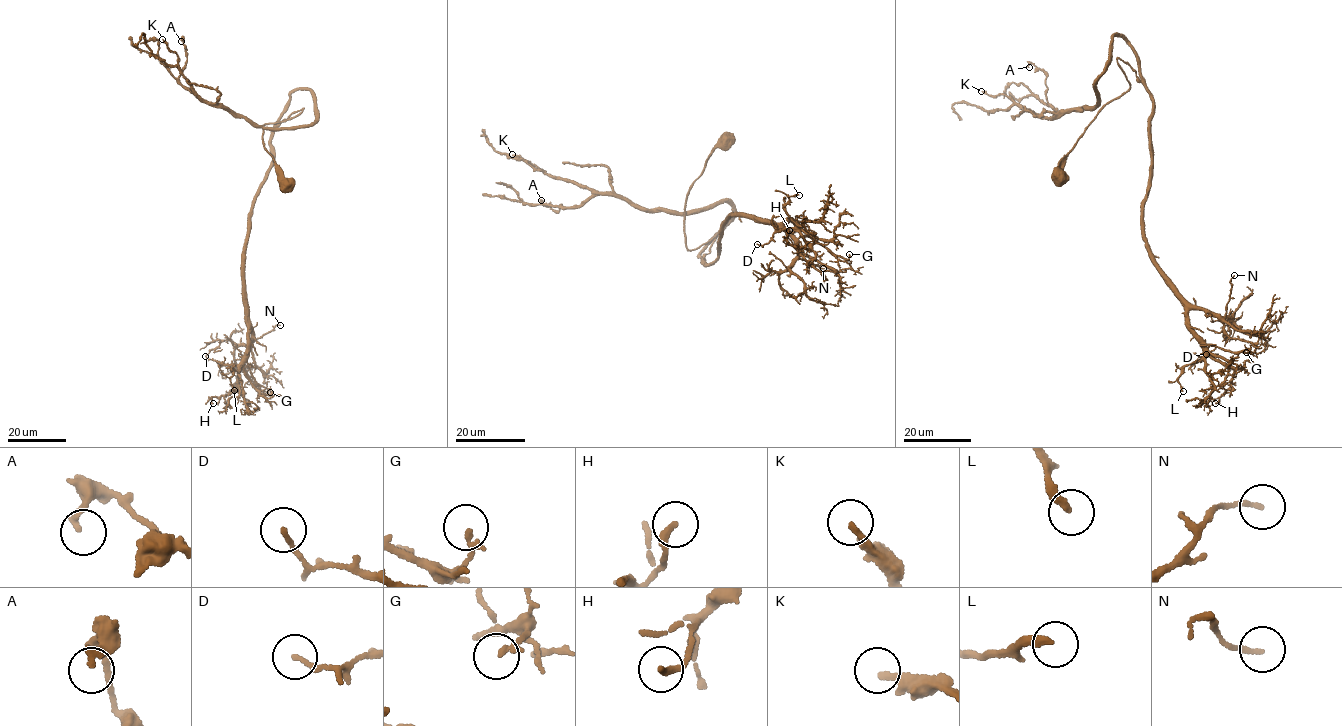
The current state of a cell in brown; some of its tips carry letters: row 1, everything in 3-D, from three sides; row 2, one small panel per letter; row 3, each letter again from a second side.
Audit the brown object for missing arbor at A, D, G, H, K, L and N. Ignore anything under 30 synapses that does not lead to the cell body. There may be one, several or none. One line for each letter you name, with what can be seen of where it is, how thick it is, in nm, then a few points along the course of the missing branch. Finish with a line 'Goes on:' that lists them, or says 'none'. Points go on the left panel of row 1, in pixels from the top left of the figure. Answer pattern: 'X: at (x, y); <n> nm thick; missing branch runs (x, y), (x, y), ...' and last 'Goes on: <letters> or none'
K: at (162, 39); 200 nm thick
Goes on: K

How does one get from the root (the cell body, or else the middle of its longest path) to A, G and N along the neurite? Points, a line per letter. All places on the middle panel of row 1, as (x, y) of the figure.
A: (726, 140), (685, 200), (688, 249), (717, 233), (701, 262), (734, 213), (724, 202), (541, 200)
G: (726, 140), (687, 193), (688, 249), (717, 233), (709, 264), (723, 223), (742, 212), (787, 218), (849, 254)
N: (726, 140), (687, 193), (688, 249), (717, 233), (709, 264), (723, 223), (742, 212), (785, 230), (823, 268)

